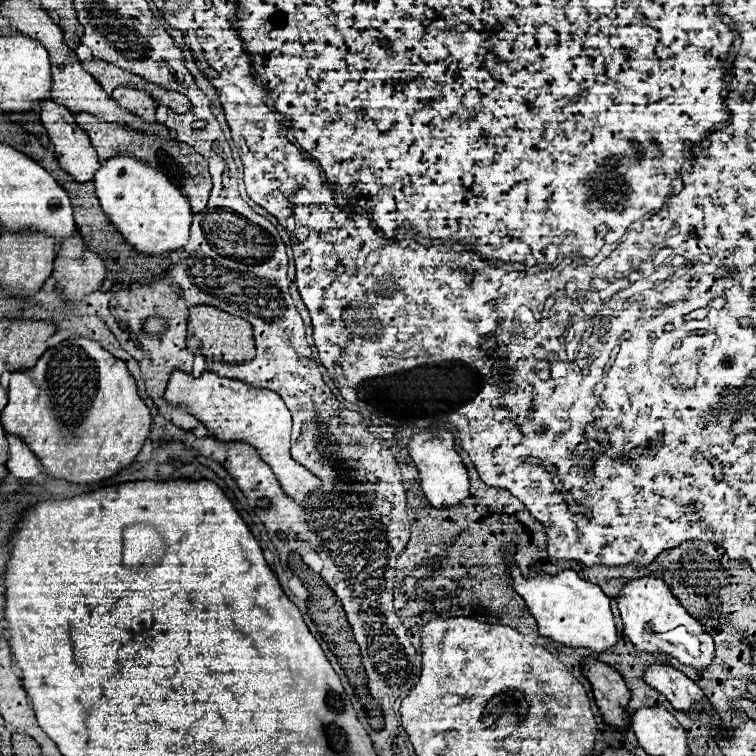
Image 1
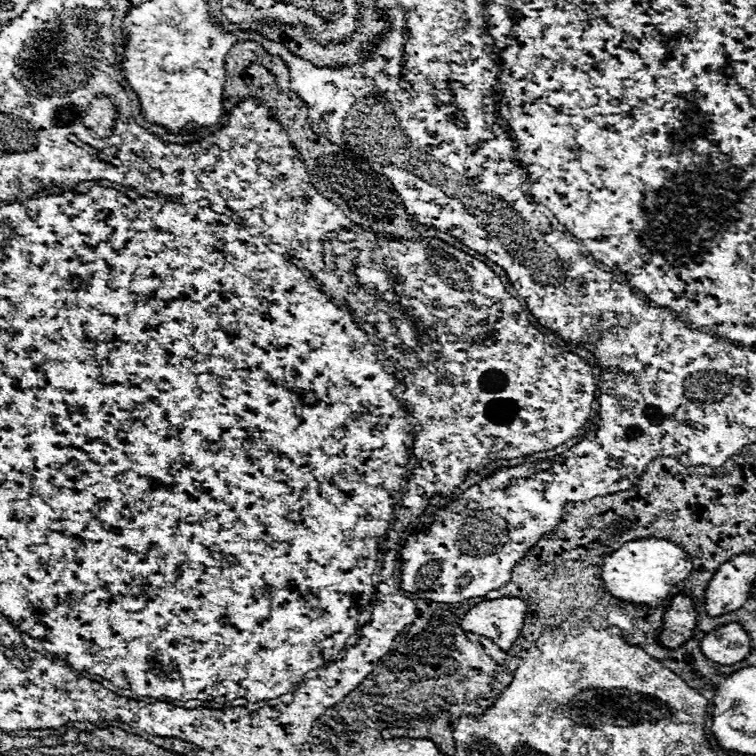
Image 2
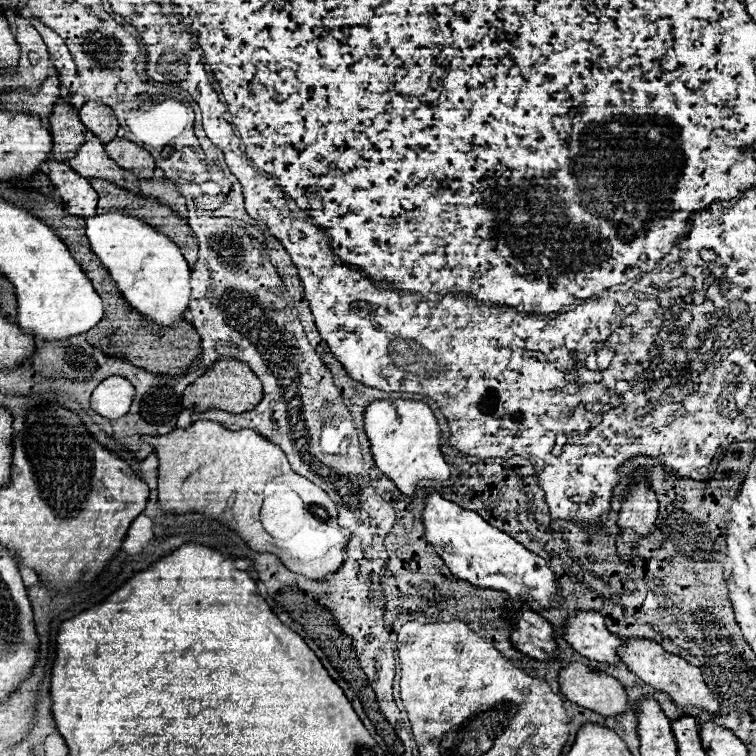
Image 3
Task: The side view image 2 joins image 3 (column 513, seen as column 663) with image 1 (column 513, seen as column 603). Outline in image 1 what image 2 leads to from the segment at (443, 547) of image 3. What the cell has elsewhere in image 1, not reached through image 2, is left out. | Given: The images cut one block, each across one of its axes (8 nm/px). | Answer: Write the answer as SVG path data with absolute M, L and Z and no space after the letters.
M510 562L514 590L524 598L530 614L536 618L540 634L552 638L570 648L590 648L594 652L604 652L616 646L616 626L610 612L610 598L600 590L600 586L582 580L574 570L562 570L556 576L548 574L528 574L522 576L516 564Z

